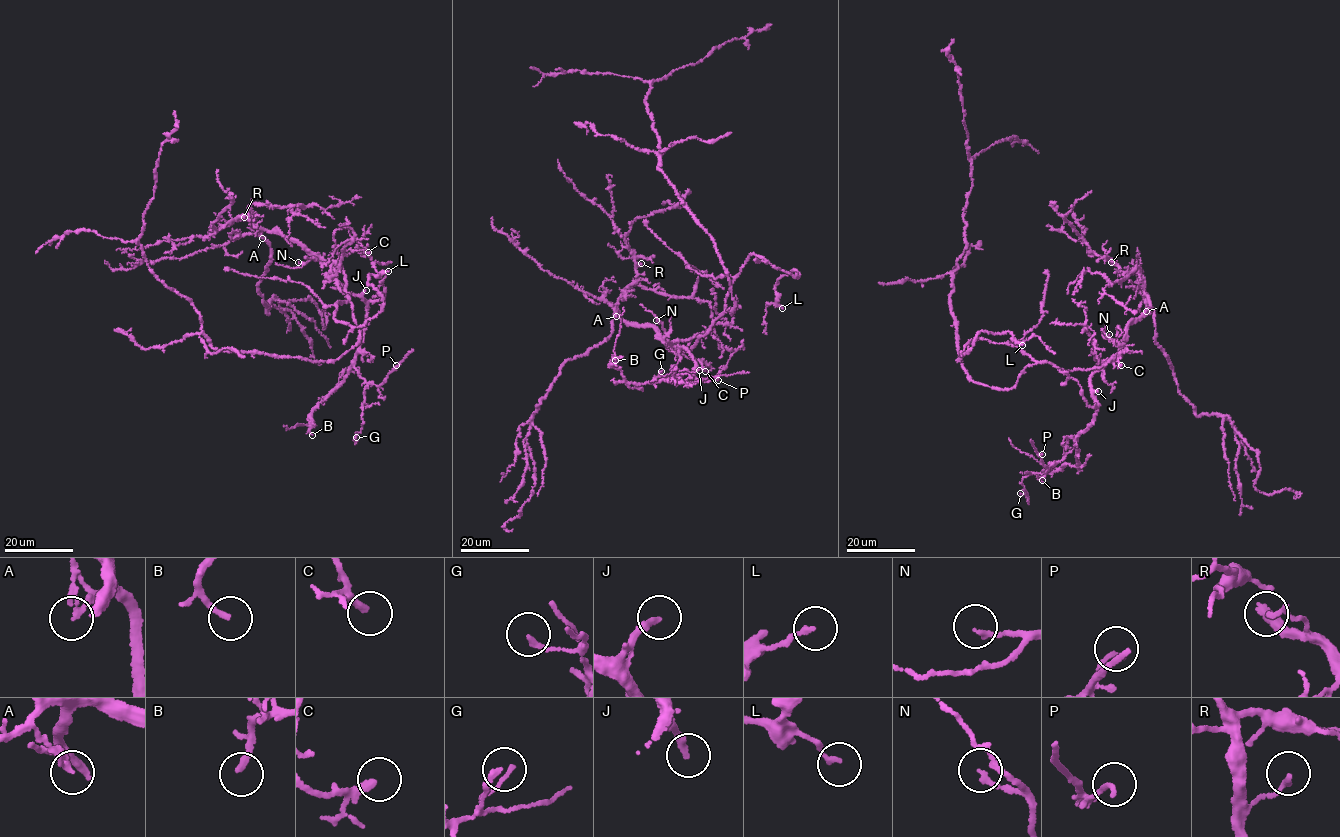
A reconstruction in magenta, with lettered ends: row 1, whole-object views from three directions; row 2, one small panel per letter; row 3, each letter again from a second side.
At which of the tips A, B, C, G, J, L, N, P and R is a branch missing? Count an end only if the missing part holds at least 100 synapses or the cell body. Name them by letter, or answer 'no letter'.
J

